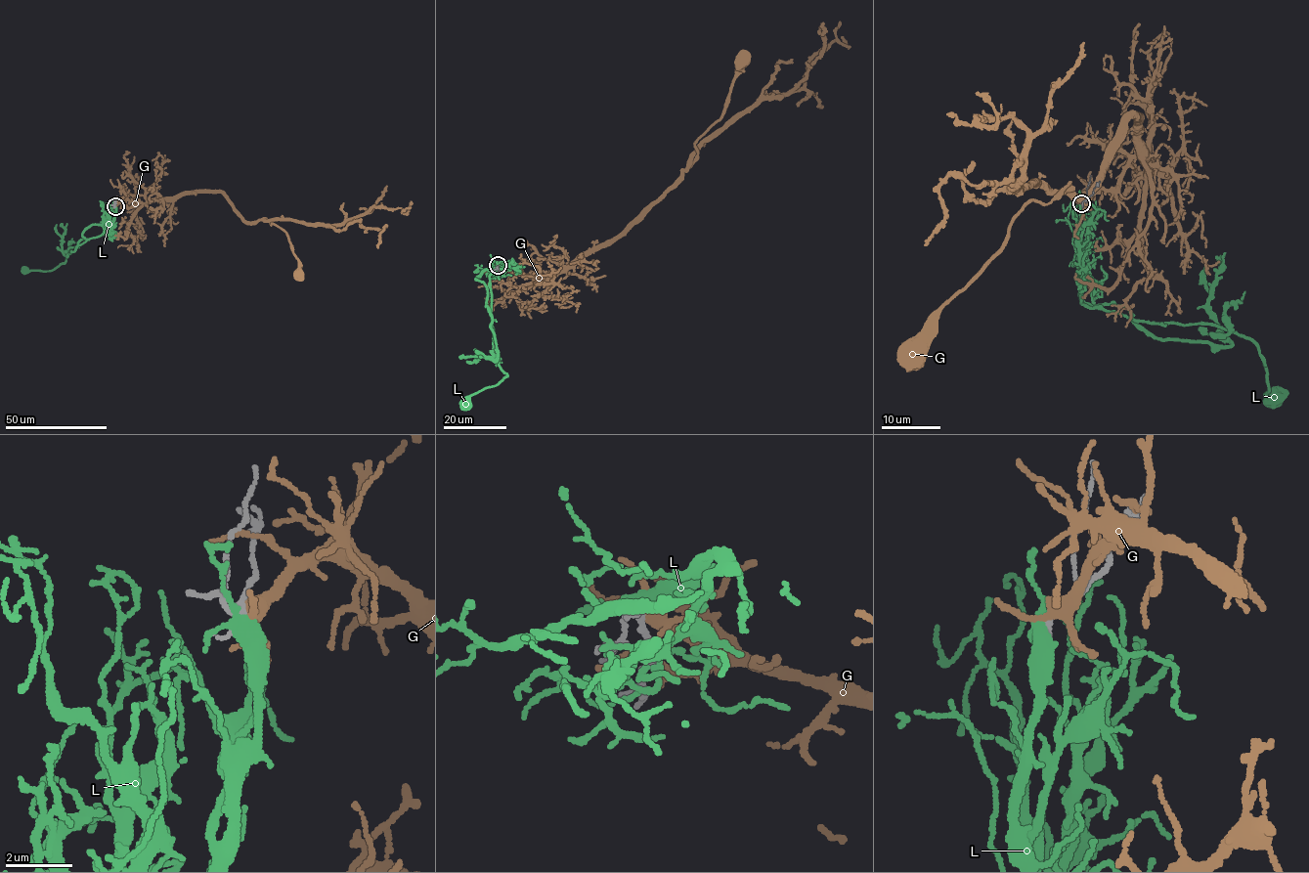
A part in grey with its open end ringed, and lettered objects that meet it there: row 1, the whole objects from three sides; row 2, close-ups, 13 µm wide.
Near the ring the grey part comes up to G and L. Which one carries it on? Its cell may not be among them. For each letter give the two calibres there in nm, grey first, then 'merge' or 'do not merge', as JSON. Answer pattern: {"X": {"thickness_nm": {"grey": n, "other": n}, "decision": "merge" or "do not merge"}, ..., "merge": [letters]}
{"G": {"thickness_nm": {"grey": 160, "other": 320}, "decision": "do not merge"}, "L": {"thickness_nm": {"grey": 160, "other": 200}, "decision": "merge"}, "merge": ["L"]}

